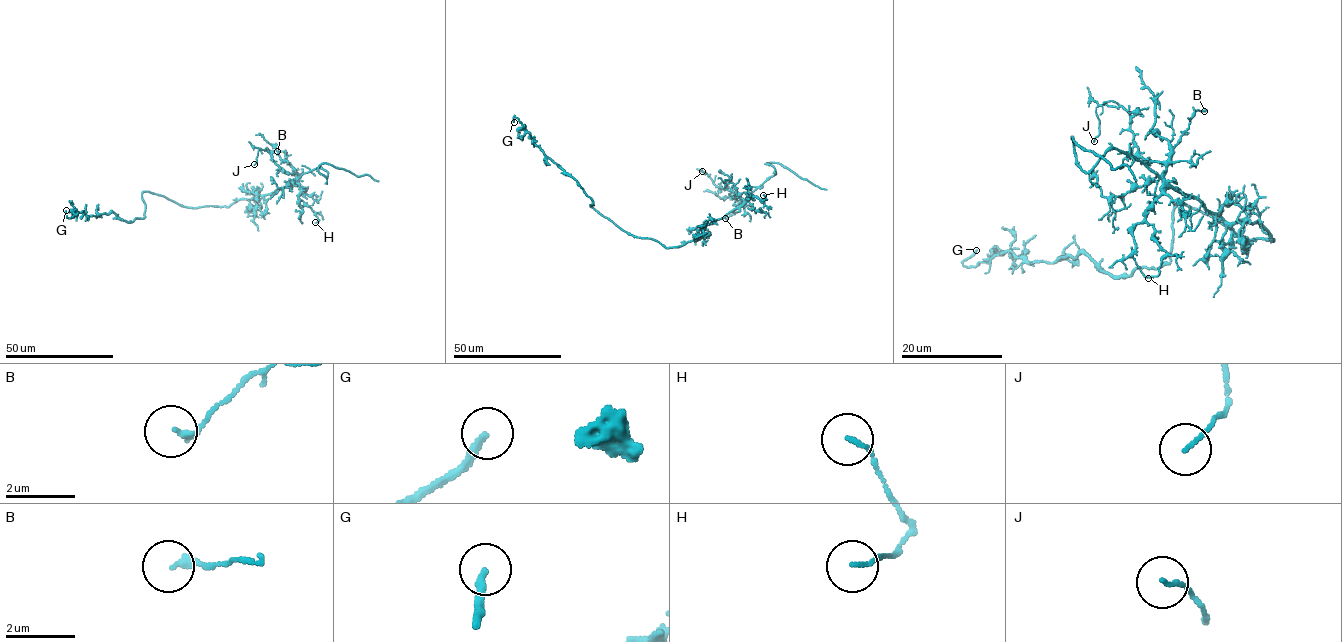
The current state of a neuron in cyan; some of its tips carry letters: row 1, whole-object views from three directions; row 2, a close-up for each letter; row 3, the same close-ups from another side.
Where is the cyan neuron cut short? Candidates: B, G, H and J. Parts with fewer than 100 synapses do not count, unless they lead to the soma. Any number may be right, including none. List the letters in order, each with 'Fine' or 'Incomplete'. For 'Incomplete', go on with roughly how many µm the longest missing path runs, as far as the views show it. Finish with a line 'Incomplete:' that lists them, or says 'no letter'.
B: Fine
G: Fine
H: Fine
J: Fine
Incomplete: no letter

